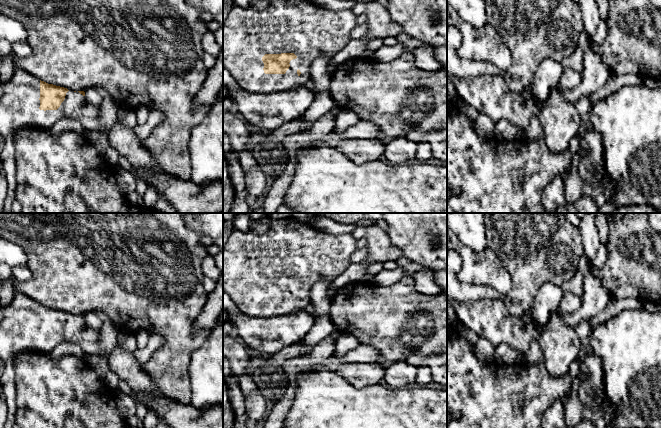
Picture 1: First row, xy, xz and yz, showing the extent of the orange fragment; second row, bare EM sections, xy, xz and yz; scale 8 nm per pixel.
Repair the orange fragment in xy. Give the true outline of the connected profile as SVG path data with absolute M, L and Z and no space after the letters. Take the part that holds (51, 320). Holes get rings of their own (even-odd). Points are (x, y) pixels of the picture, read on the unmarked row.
M17 291L12 302L8 306L0 305L0 309L3 315L0 322L0 388L8 410L4 428L12 428L17 412L13 354L31 349L49 352L61 342L72 342L93 355L99 353L99 330L89 327L84 315L48 308Z

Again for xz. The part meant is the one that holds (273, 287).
M266 215L261 223L269 225L266 233L259 235L252 229L248 232L235 229L223 246L223 291L242 313L250 317L269 318L304 309L311 302L311 287L321 280L332 283L347 269L357 251L357 240L352 233L328 234L292 217L271 219Z

